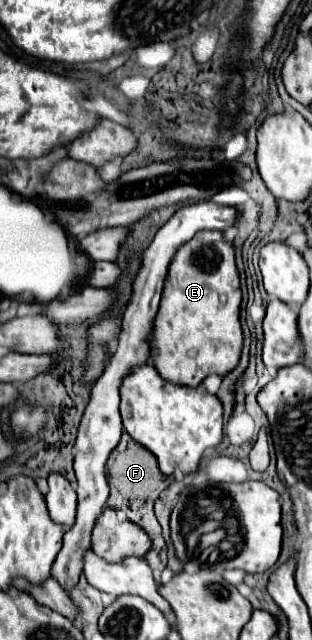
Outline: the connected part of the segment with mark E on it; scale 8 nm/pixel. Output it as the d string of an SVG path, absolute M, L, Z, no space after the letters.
M219 230L197 232L185 242L165 280L165 292L151 334L151 350L157 350L155 368L167 380L181 386L199 386L205 376L227 376L241 358L243 330L239 322L241 282L235 266L235 248Z

